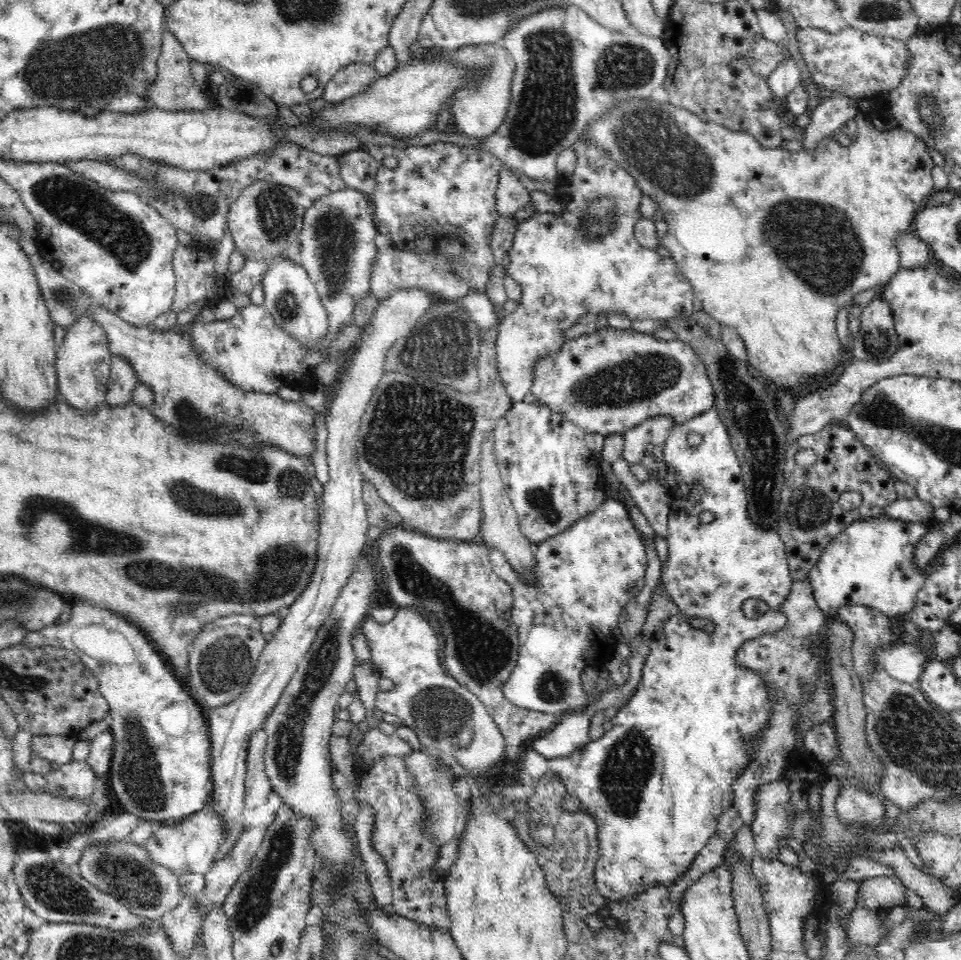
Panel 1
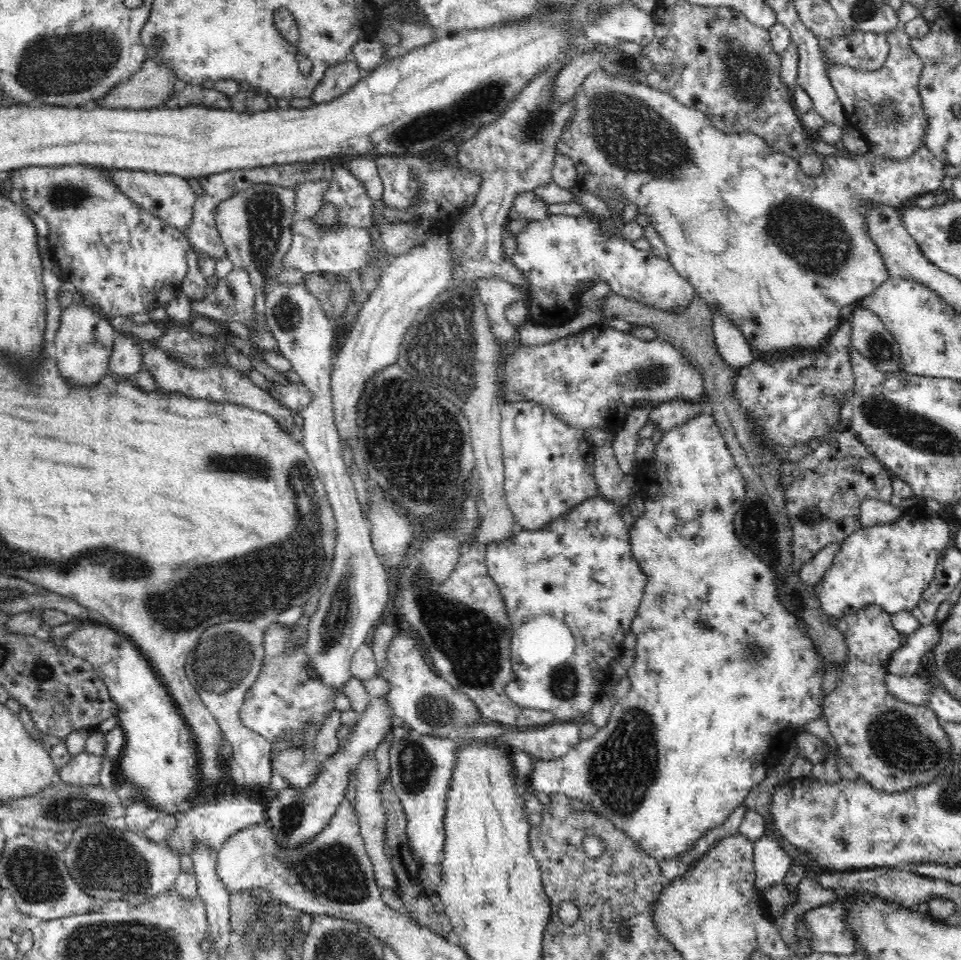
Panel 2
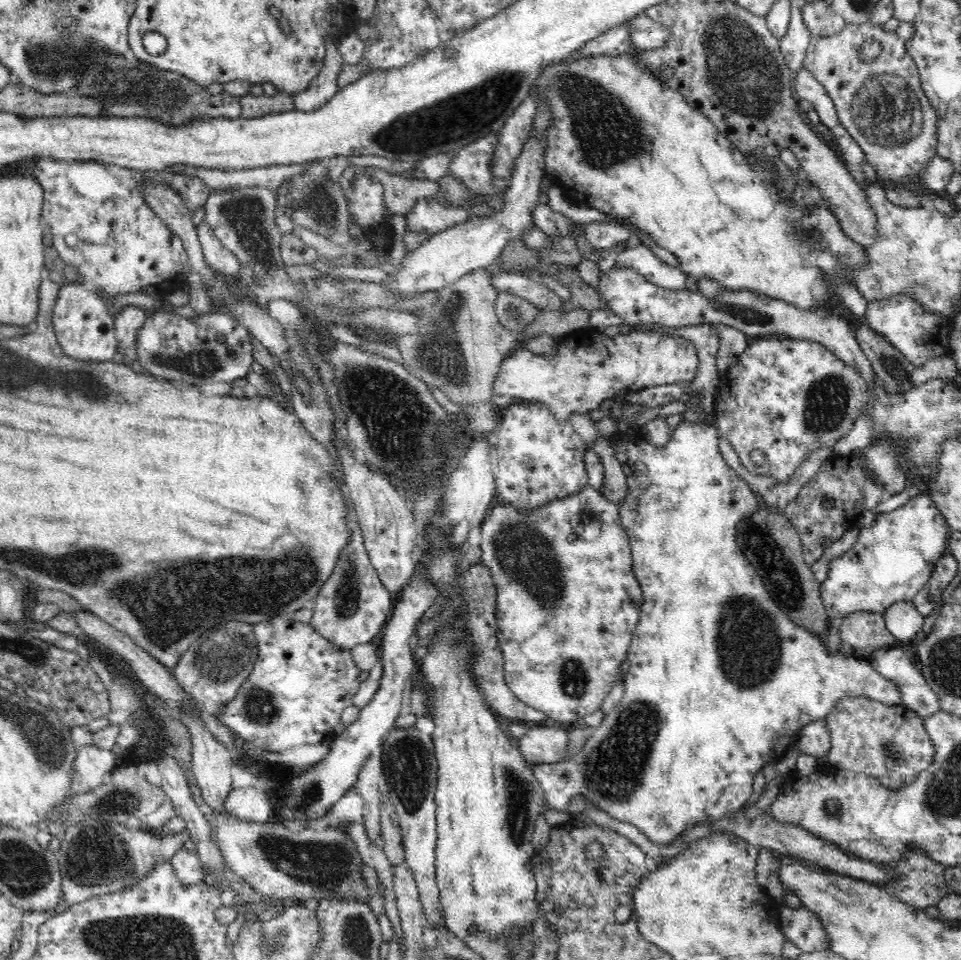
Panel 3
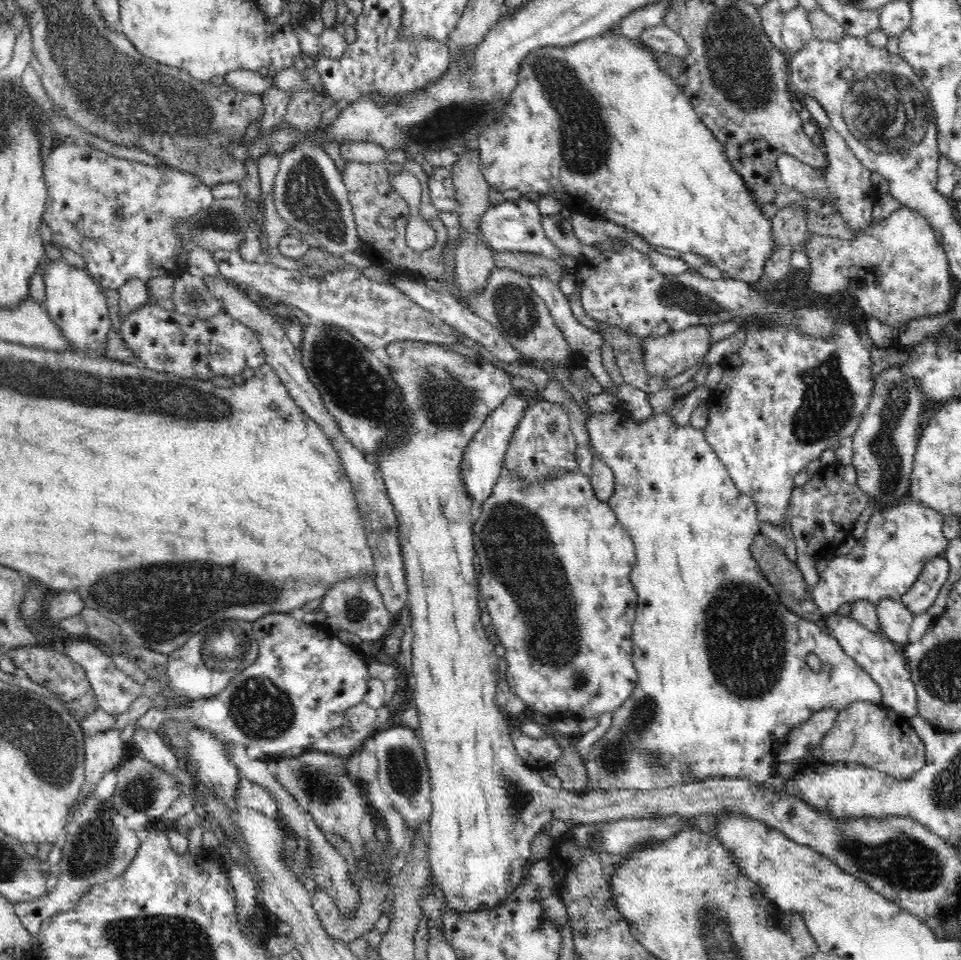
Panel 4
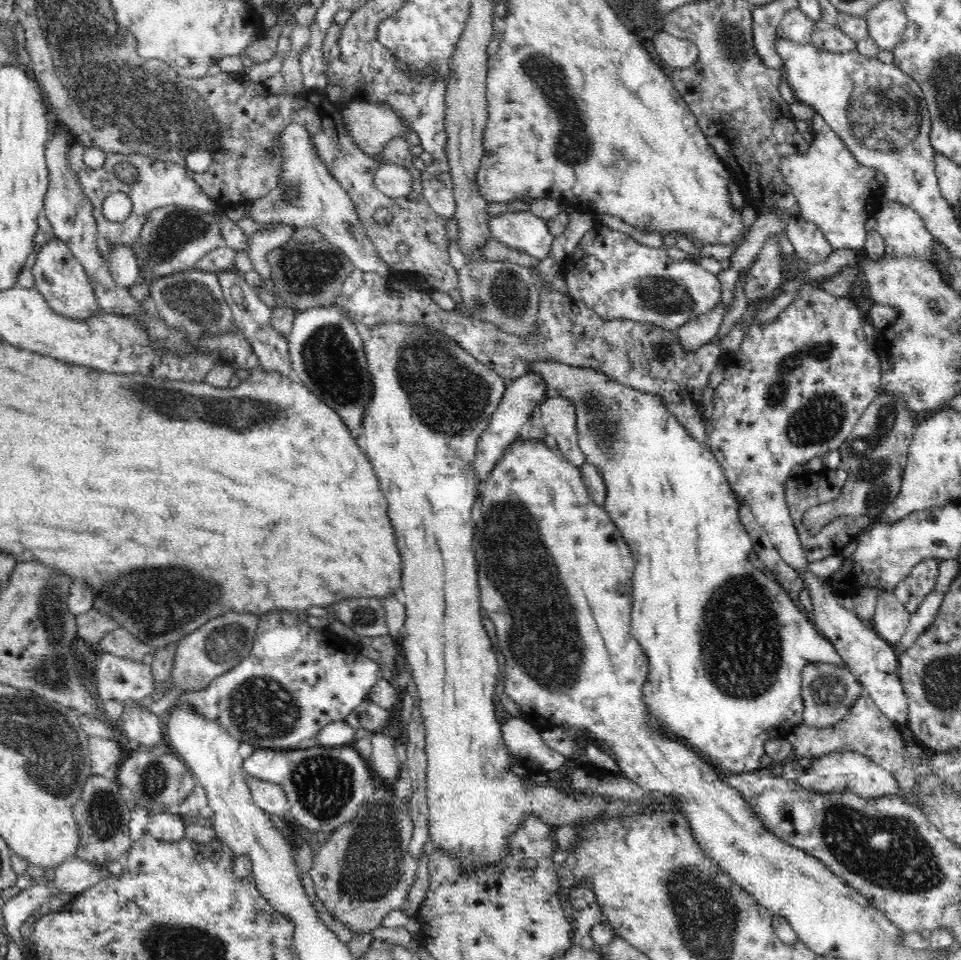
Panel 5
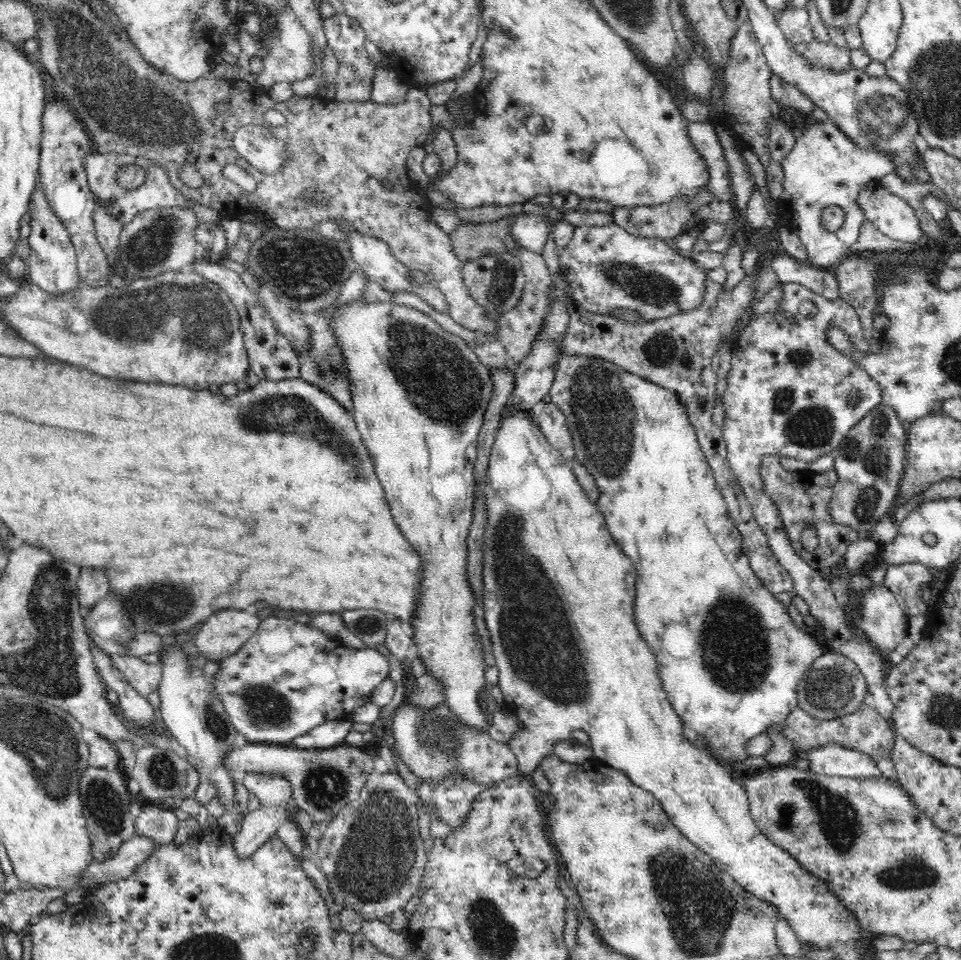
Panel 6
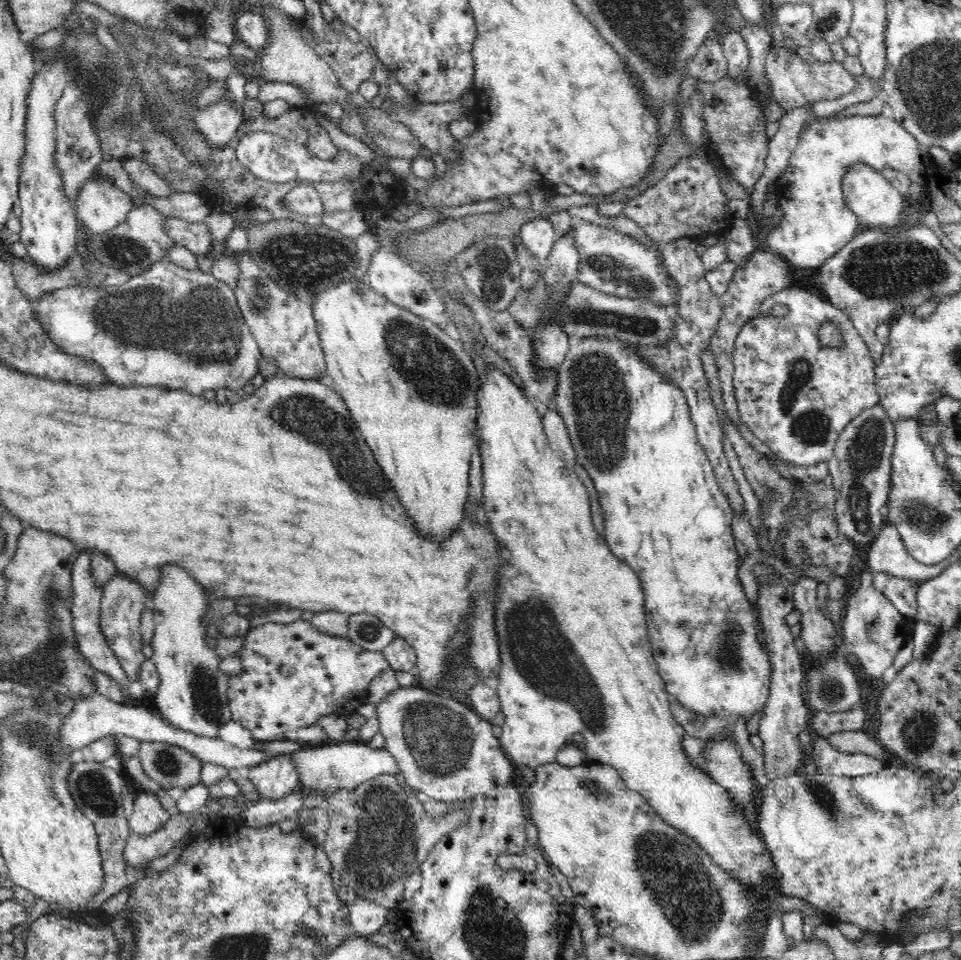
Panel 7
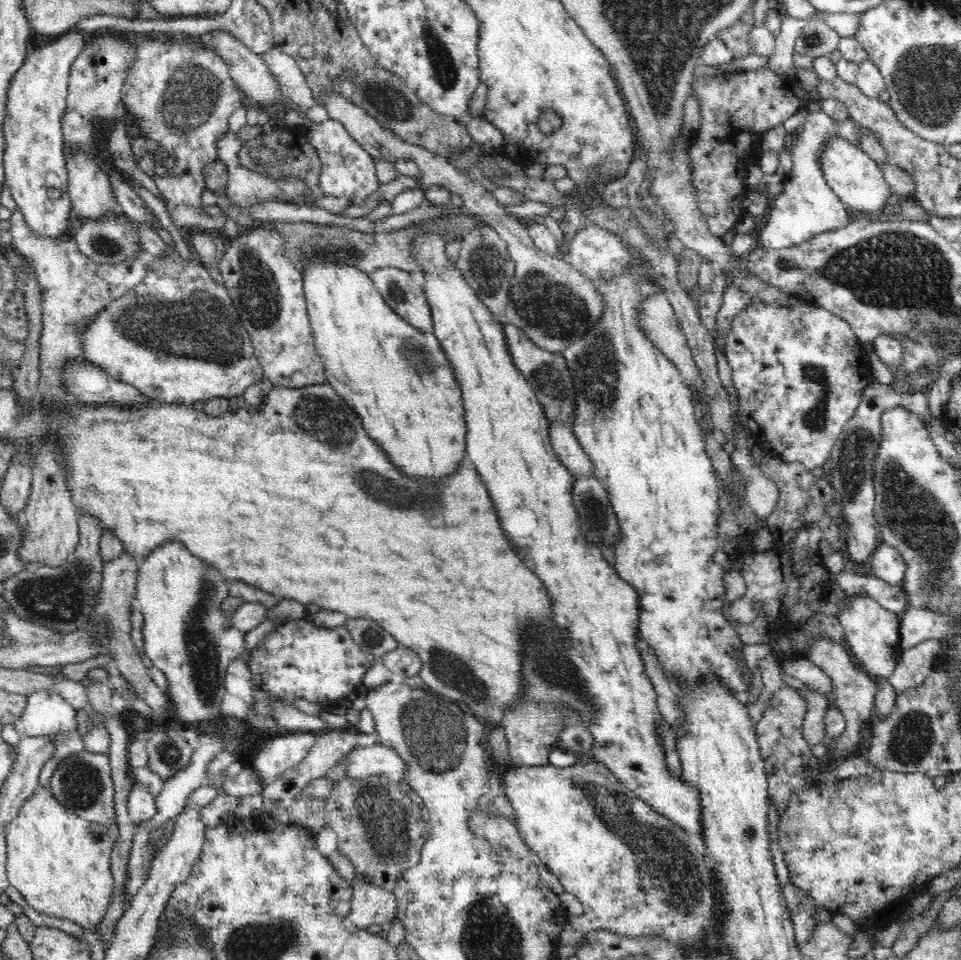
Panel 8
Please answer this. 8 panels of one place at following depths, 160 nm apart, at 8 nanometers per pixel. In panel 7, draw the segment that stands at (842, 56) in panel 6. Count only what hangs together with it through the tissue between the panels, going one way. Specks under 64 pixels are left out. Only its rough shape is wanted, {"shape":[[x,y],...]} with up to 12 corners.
{"shape":[[773,40],[769,98],[788,111],[846,96],[858,84],[842,61],[801,60]]}

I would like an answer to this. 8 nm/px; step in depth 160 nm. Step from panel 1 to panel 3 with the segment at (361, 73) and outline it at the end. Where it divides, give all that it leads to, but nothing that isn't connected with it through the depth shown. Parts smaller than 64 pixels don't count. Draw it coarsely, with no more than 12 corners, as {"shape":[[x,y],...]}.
{"shape":[[332,38],[320,72],[291,95],[294,108],[312,112],[338,92],[345,64]]}

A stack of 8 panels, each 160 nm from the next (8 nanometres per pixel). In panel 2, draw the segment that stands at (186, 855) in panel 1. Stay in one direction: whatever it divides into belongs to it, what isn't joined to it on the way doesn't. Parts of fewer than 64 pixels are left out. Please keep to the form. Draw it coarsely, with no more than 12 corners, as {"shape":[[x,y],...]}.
{"shape":[[248,792],[179,816],[165,842],[191,856],[200,843],[219,851],[232,833],[267,821]]}

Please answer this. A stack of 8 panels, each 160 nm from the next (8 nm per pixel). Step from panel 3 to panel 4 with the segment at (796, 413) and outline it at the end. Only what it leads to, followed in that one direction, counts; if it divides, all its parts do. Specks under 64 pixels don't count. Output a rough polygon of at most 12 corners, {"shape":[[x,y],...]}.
{"shape":[[756,327],[724,358],[703,429],[760,524],[853,436],[870,345]]}

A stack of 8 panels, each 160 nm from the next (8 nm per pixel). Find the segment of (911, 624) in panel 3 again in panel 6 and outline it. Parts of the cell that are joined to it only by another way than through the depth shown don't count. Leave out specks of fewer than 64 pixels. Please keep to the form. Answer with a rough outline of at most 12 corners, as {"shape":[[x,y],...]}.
{"shape":[[884,584],[861,596],[853,627],[887,658],[909,618]]}

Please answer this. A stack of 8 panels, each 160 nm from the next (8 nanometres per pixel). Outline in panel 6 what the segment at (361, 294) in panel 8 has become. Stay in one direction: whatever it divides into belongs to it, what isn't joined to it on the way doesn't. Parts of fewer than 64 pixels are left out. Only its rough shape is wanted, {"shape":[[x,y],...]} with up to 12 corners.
{"shape":[[392,301],[331,331],[352,415],[420,555],[413,651],[489,732],[465,575],[493,382]]}

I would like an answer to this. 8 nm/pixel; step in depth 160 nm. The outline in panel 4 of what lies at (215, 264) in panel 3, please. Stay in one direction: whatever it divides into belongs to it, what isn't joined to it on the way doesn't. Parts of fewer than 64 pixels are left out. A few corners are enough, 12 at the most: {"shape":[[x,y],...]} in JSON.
{"shape":[[214,251],[219,274],[348,331],[464,350],[456,327],[357,267],[311,278]]}

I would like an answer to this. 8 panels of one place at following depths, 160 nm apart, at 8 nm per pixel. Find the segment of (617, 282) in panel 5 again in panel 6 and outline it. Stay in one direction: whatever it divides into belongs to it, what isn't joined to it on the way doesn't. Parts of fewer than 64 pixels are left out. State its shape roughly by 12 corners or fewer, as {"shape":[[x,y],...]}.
{"shape":[[613,222],[560,251],[573,300],[649,321],[702,304],[707,270]]}

